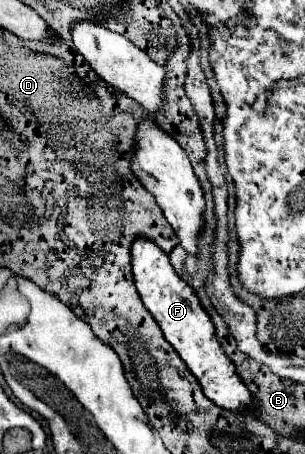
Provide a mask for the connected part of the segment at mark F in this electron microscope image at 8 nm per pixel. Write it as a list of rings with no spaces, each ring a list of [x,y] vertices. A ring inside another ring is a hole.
[[[137,237],[133,241],[131,255],[133,255],[135,287],[143,299],[143,305],[155,317],[165,339],[179,353],[189,371],[193,371],[205,397],[211,399],[217,407],[223,407],[227,411],[237,413],[249,411],[249,407],[253,407],[253,395],[249,395],[245,383],[241,383],[241,375],[237,375],[237,367],[233,367],[233,361],[225,355],[215,335],[213,321],[201,307],[195,291],[181,277],[177,277],[177,273],[169,265],[167,255],[149,239]]]

